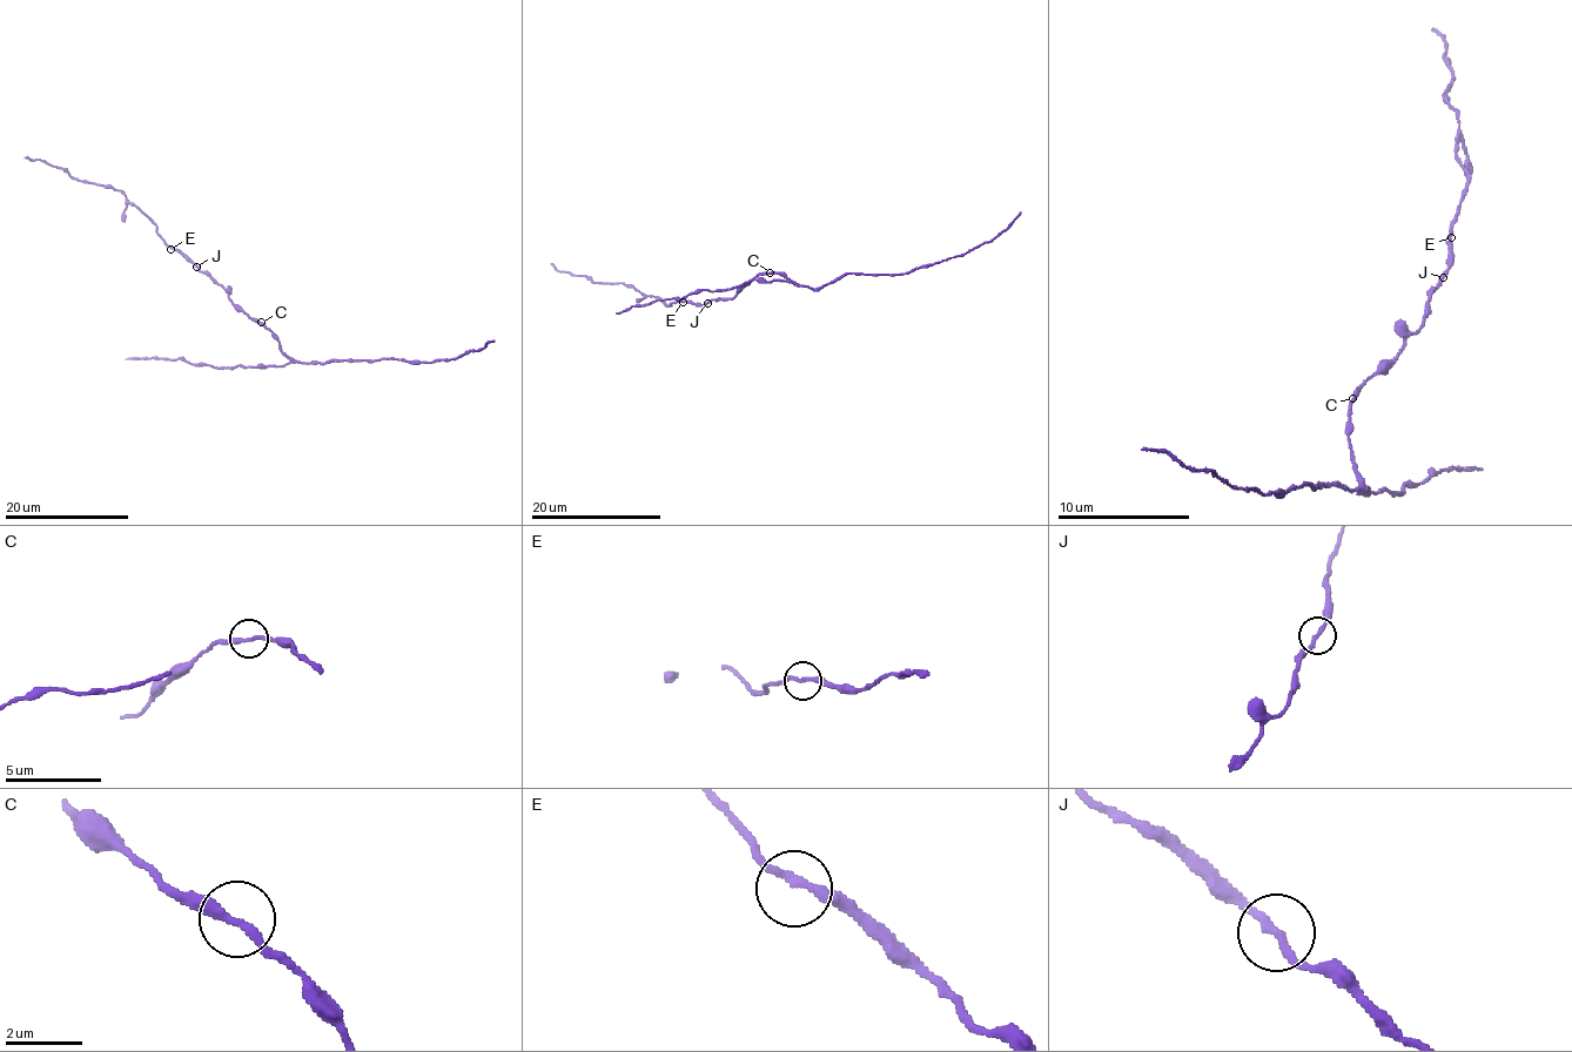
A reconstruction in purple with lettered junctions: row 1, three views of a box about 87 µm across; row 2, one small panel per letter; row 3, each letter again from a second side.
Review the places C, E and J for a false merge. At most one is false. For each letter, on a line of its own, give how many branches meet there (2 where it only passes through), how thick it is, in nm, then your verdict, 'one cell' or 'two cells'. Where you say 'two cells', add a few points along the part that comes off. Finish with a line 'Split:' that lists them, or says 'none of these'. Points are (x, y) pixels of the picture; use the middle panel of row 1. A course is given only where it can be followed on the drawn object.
C: 2 | 220 nm | one cell
E: 2 | 200 nm | one cell
J: 2 | 220 nm | one cell
Split: none of these

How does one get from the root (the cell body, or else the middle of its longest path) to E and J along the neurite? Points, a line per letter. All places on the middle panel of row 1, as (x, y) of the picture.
E: (761, 274), (748, 281), (731, 298), (717, 298), (703, 304), (683, 302)
J: (761, 274), (748, 281), (731, 298), (707, 303)

